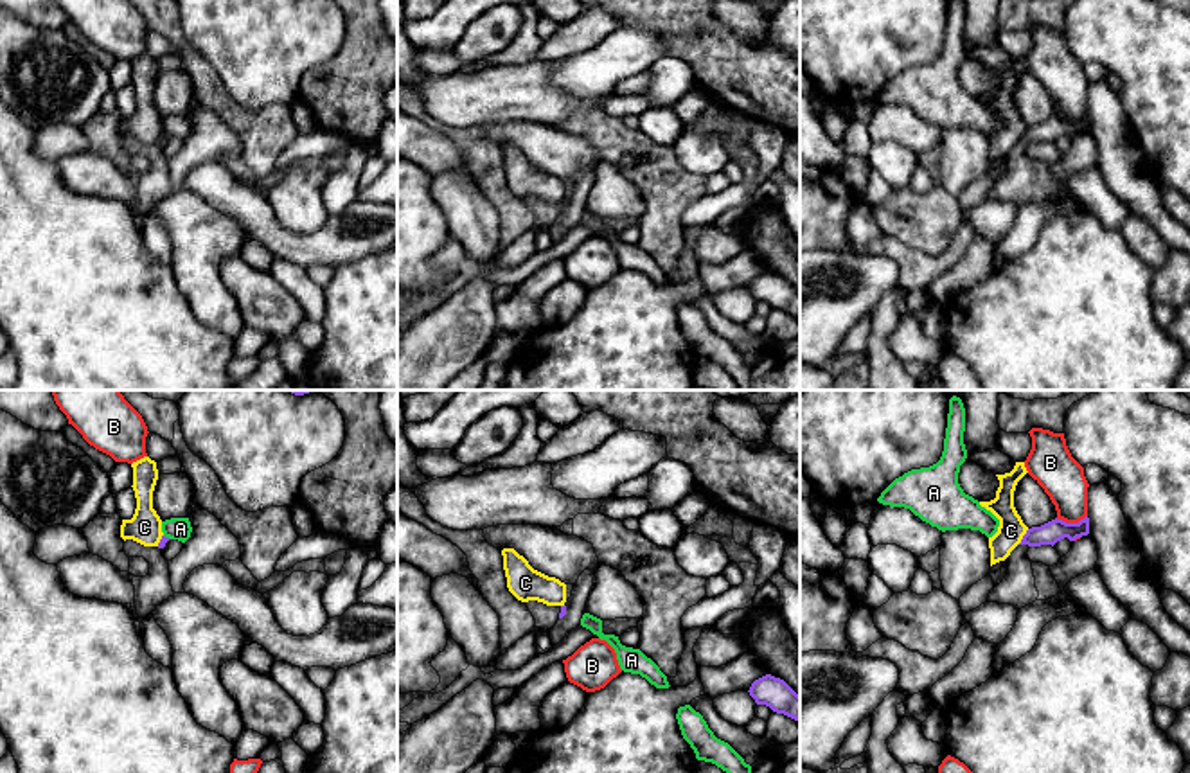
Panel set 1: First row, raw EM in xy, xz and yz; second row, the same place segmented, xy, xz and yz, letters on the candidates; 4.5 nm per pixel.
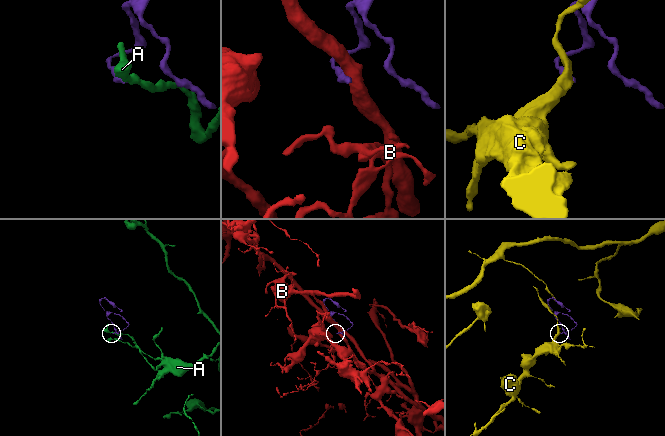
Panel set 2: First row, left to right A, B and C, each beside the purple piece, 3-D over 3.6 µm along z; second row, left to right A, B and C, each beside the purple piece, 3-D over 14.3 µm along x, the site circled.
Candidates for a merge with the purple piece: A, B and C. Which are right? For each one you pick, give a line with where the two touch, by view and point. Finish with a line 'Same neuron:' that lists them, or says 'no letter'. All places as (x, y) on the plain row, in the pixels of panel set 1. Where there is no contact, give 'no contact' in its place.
Same neuron: no letter

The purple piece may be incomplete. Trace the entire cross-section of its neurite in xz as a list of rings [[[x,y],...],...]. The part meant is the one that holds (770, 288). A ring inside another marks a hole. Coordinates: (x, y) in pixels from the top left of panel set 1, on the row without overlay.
[[[766,271],[755,277],[748,289],[757,302],[766,302],[795,318],[800,316],[800,293],[784,277]]]

